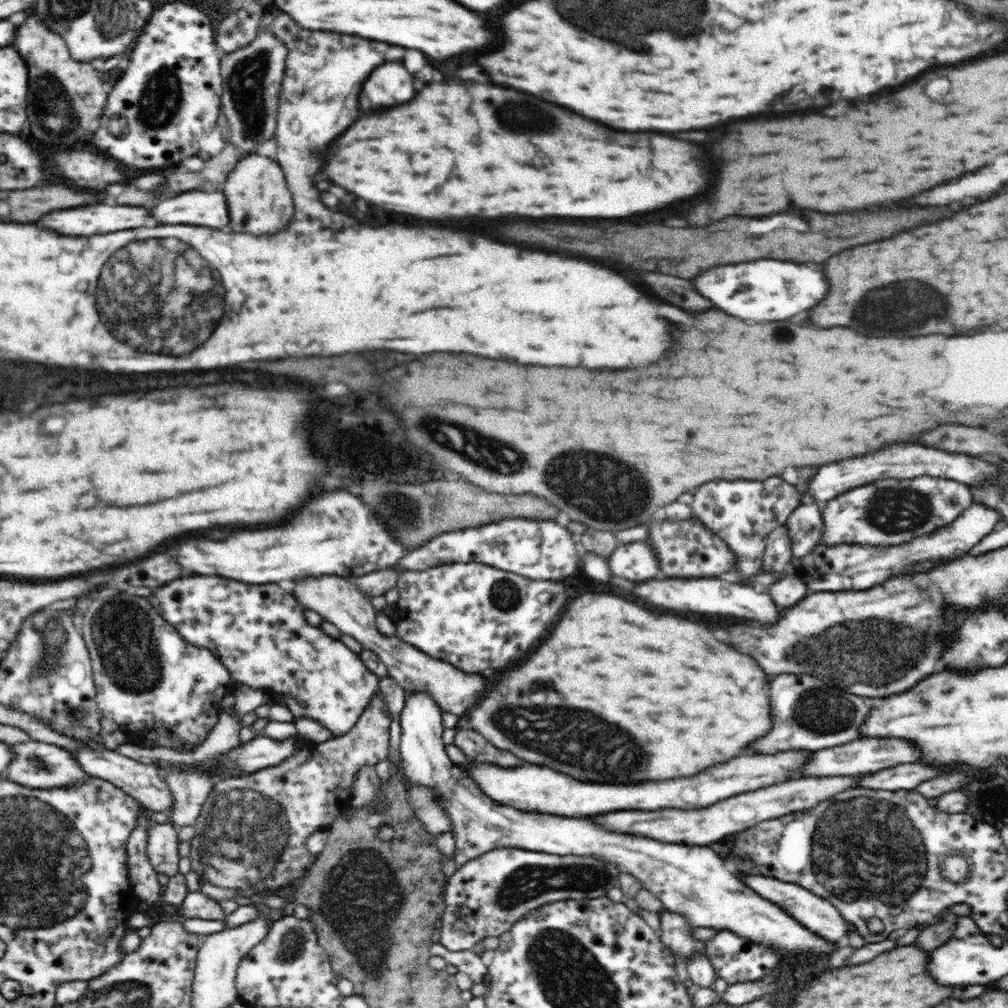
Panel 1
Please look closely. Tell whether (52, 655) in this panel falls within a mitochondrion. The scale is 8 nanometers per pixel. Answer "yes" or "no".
yes

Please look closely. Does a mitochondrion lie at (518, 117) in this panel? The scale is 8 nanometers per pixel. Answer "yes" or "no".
yes

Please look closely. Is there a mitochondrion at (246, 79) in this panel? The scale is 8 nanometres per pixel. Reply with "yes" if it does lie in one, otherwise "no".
yes

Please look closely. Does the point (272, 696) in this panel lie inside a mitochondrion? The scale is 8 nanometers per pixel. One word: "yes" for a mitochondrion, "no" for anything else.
no

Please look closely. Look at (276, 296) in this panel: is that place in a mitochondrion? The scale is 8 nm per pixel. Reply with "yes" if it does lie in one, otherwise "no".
no

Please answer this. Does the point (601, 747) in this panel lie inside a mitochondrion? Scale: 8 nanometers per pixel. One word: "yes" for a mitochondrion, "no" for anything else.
yes

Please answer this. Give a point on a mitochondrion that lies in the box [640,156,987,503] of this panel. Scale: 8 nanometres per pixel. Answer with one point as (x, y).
(896, 303)

